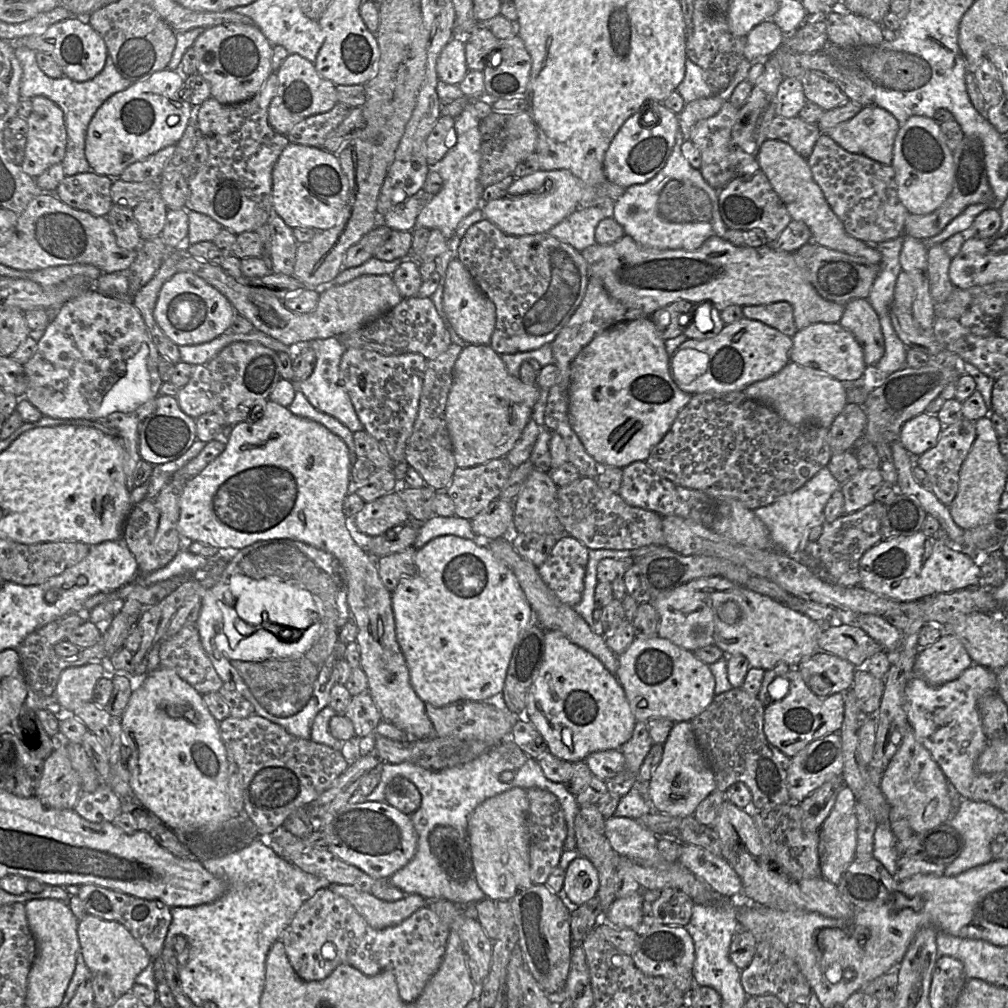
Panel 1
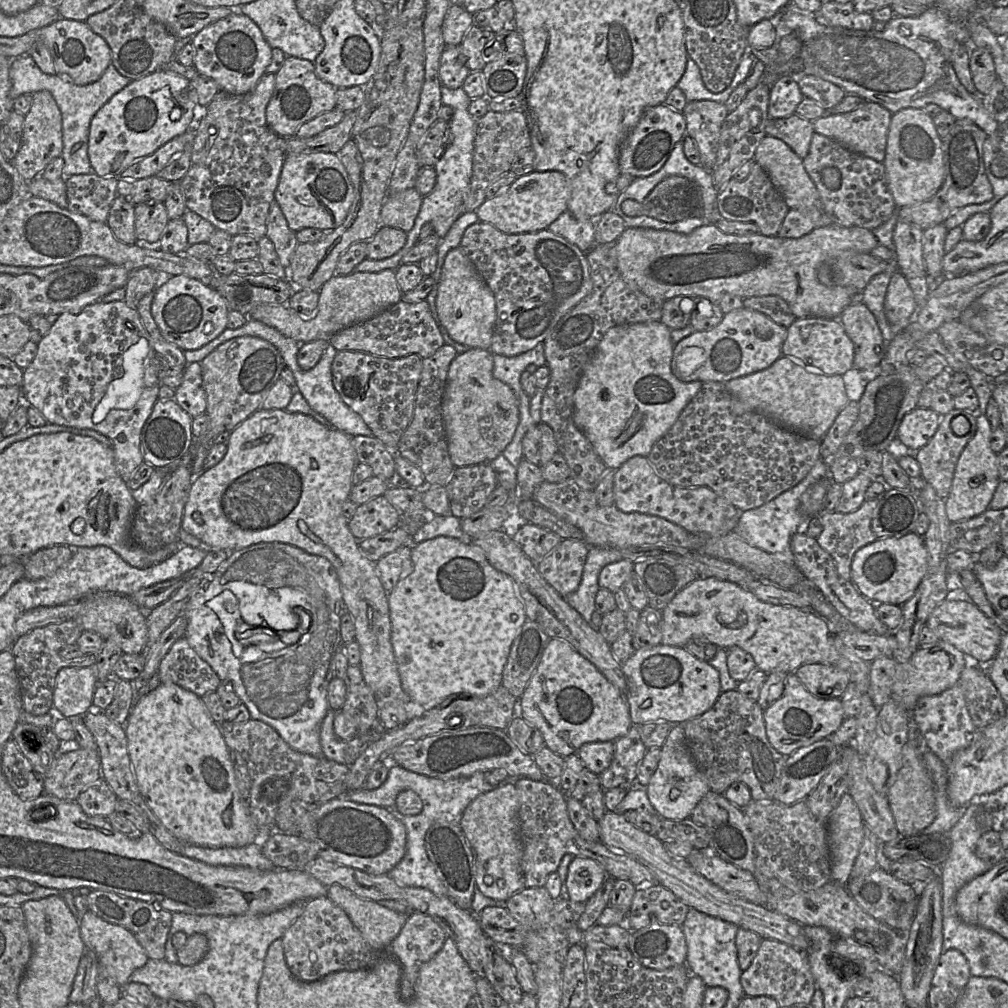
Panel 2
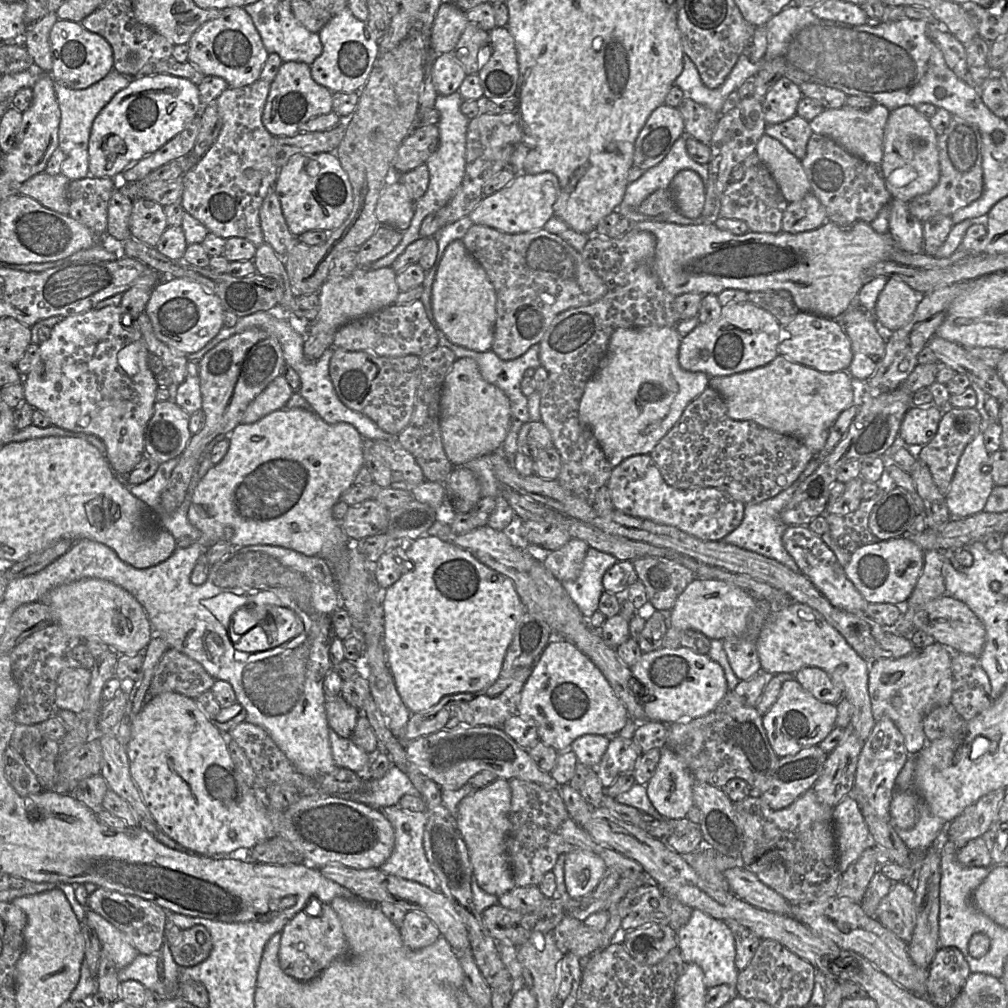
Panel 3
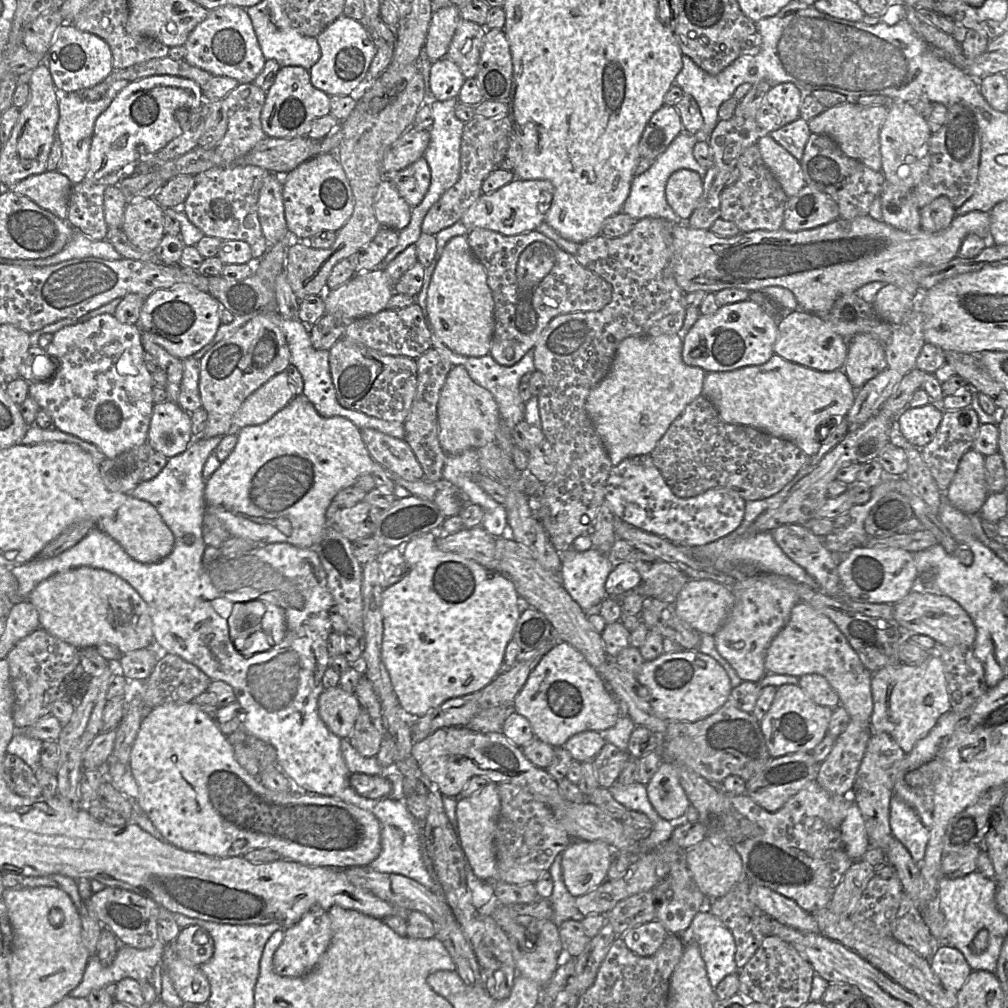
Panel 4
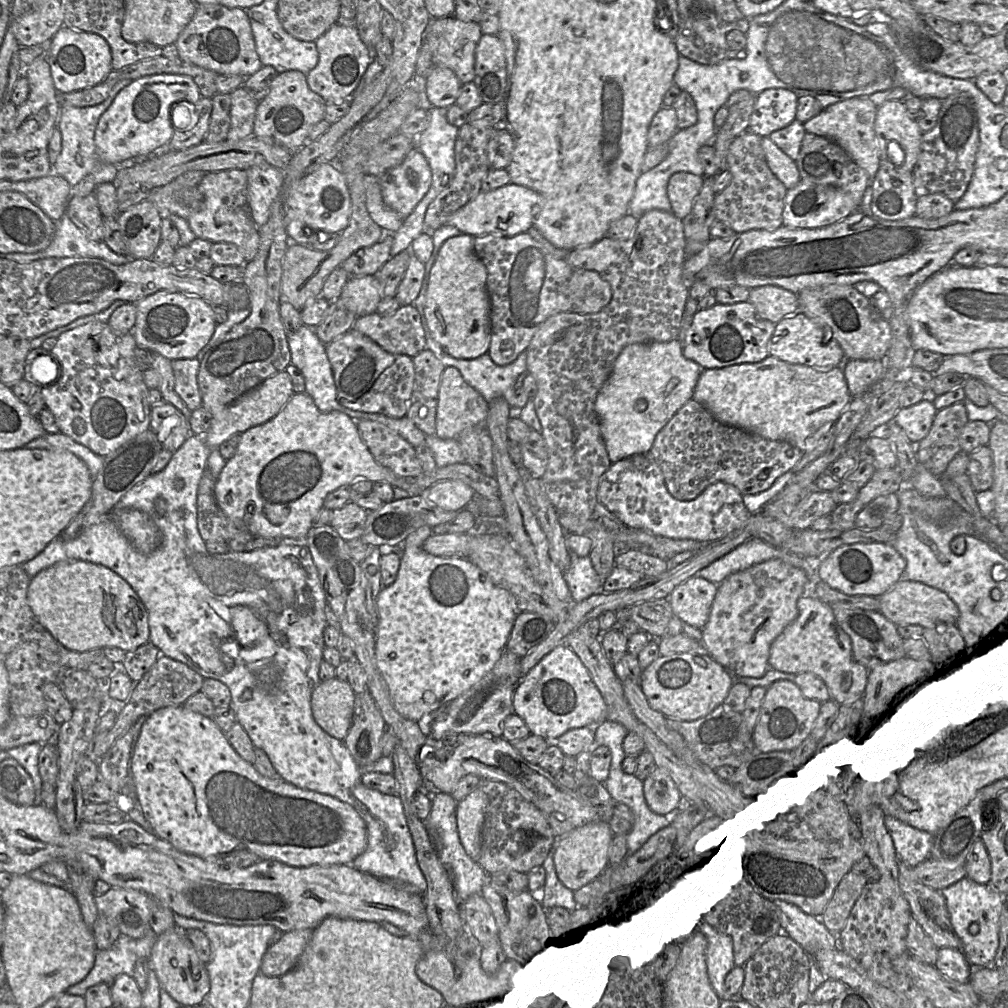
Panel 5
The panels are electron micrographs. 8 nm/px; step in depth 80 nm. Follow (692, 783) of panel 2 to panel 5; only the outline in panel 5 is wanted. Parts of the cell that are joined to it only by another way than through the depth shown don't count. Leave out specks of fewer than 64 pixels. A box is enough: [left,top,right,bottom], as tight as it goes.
[644,767,684,816]

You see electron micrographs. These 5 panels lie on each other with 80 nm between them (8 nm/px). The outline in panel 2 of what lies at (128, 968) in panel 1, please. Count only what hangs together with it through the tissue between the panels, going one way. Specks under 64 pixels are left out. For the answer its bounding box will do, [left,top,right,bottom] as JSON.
[79,910,149,988]

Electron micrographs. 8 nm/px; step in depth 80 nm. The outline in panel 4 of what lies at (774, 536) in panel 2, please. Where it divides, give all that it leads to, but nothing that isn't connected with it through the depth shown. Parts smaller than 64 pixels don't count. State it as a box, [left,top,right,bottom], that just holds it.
[687,459,820,590]

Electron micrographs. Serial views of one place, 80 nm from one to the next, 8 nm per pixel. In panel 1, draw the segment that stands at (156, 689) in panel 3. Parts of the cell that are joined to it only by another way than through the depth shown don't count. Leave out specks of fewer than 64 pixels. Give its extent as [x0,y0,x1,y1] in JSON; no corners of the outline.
[159,624,223,695]

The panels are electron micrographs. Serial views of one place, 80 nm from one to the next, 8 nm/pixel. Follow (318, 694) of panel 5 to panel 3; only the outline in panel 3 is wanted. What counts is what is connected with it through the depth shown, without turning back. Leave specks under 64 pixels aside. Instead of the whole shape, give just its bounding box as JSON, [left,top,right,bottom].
[325,695,359,738]

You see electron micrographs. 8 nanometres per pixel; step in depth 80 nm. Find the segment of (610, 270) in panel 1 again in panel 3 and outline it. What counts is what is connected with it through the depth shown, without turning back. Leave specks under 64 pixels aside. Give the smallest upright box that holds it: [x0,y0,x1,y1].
[630,220,896,319]

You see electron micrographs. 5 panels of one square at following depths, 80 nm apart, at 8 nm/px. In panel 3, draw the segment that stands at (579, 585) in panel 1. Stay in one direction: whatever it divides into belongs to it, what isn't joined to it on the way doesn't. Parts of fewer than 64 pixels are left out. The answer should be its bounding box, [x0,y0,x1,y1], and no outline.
[542,538,589,582]

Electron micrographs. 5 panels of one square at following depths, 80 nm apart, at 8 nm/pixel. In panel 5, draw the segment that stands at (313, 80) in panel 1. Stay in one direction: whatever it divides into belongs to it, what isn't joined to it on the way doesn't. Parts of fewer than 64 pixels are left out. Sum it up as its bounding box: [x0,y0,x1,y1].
[253,70,326,154]

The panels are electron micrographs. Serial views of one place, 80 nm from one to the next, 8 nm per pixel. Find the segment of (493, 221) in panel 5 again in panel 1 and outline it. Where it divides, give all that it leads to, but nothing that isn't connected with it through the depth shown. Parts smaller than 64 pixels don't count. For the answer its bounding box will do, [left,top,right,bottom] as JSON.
[481,169,585,236]

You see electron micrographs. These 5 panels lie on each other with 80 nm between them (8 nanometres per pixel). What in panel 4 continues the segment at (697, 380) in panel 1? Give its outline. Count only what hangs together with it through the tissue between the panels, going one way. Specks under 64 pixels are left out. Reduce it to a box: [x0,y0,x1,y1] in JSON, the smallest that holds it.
[682,300,777,372]

